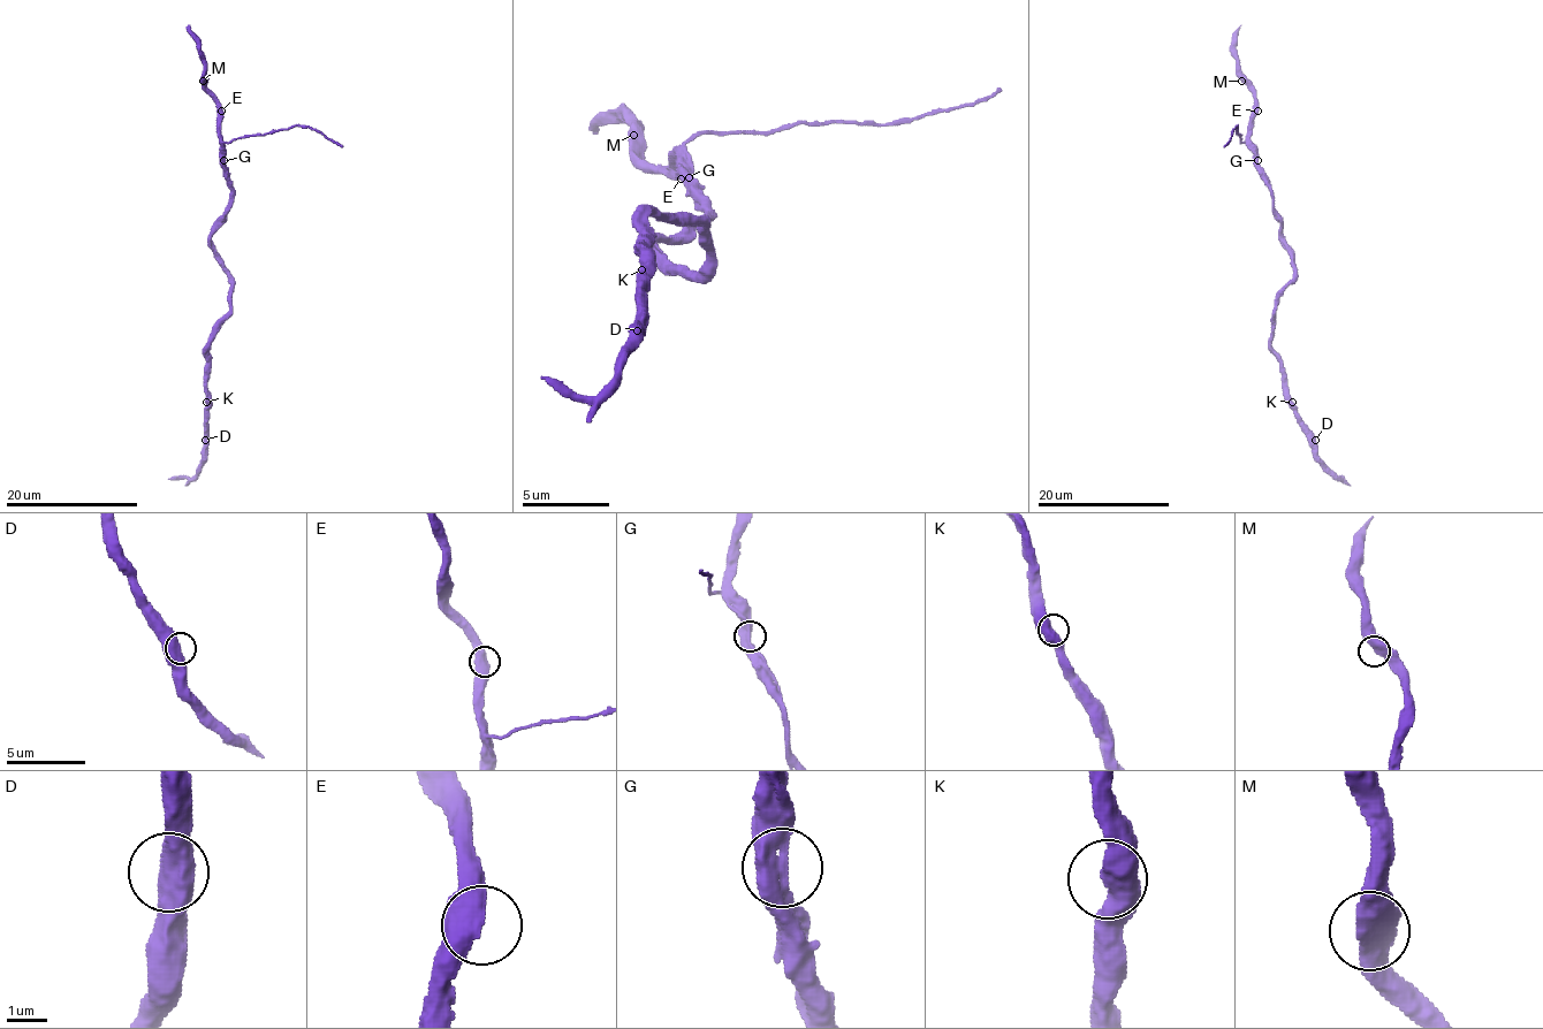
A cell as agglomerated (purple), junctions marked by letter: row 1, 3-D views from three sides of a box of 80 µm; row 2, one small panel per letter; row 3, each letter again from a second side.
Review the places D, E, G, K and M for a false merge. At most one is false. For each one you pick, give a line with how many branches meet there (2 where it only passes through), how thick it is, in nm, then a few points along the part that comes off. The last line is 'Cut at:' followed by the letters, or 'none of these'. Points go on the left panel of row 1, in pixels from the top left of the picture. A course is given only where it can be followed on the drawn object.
Cut at: none of these

